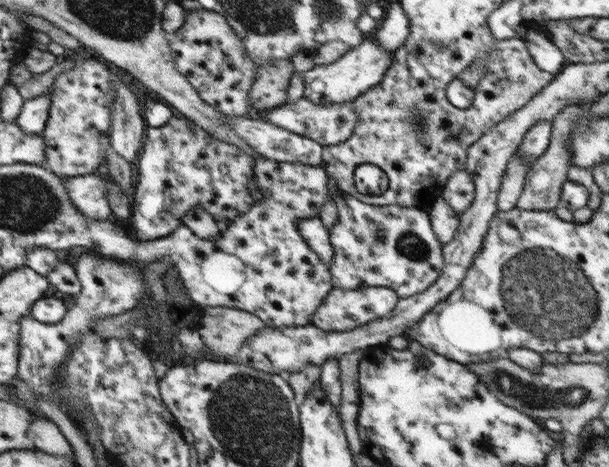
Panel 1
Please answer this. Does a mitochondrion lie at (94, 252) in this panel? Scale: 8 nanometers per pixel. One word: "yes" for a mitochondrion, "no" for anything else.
no

